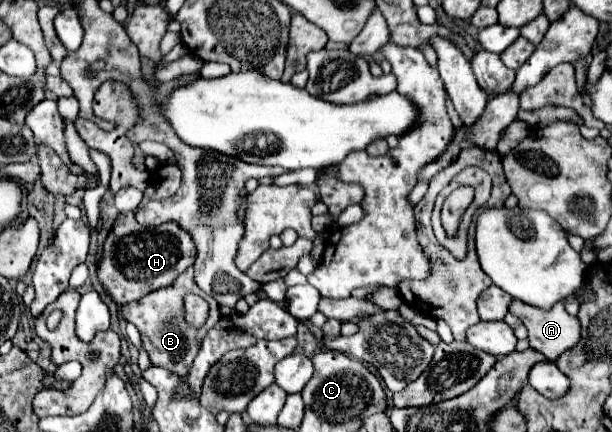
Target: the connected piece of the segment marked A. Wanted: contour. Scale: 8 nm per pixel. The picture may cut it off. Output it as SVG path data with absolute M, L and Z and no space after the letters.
M511 300L509 312L513 312L513 316L517 316L529 330L529 346L551 362L567 348L573 348L581 336L579 320L567 314L561 302L551 310L541 310L521 300Z

